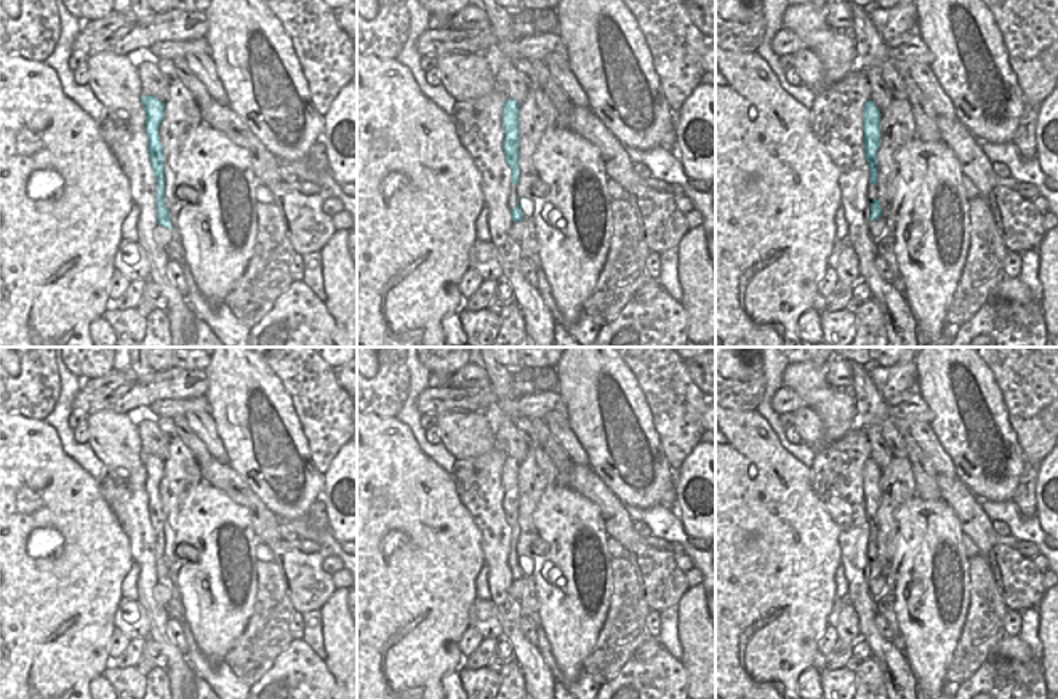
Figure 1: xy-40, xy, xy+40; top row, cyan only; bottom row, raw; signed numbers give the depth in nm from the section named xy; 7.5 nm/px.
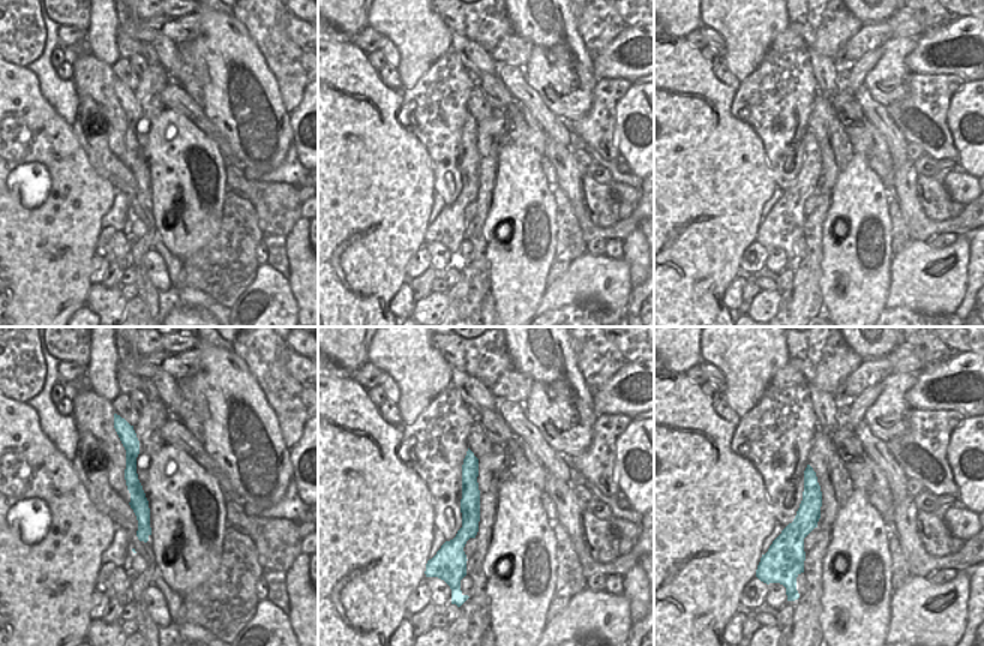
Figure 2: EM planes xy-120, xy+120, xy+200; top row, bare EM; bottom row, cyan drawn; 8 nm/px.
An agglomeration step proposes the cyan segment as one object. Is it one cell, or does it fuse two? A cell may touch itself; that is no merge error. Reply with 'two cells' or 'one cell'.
one cell

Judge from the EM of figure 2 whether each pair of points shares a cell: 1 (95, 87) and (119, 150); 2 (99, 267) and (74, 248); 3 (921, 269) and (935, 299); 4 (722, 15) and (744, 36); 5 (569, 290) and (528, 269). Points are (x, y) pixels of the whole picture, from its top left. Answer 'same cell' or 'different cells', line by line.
1: same cell
2: different cells
3: same cell
4: same cell
5: different cells

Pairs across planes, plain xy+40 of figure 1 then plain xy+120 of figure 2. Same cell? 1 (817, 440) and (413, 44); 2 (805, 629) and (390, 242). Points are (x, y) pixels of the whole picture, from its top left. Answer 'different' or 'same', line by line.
1: different
2: same

